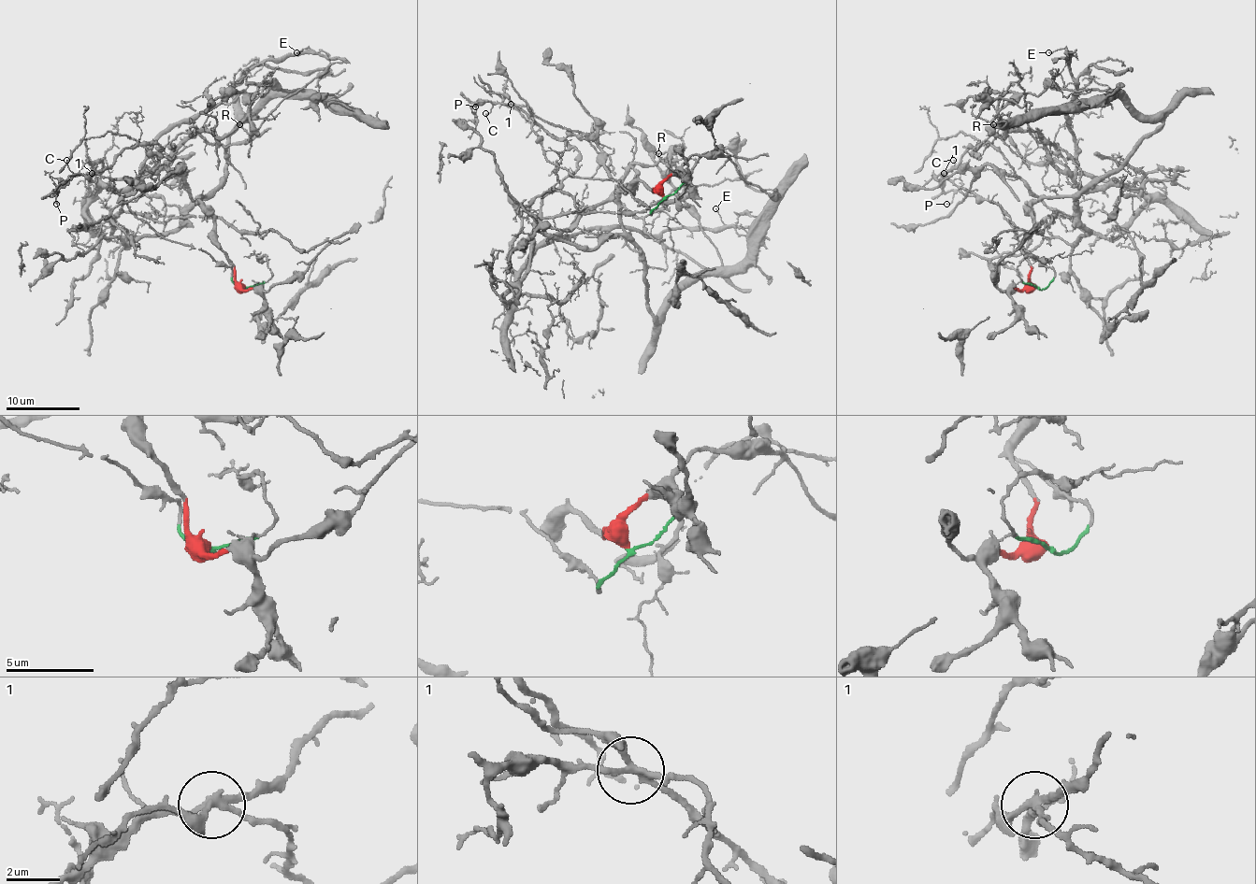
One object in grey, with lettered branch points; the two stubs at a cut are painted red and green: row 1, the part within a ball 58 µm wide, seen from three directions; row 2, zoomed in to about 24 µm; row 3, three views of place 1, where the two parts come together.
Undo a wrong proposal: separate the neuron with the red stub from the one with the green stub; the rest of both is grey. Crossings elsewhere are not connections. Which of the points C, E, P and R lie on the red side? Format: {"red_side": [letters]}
{"red_side": ["E", "R"]}

